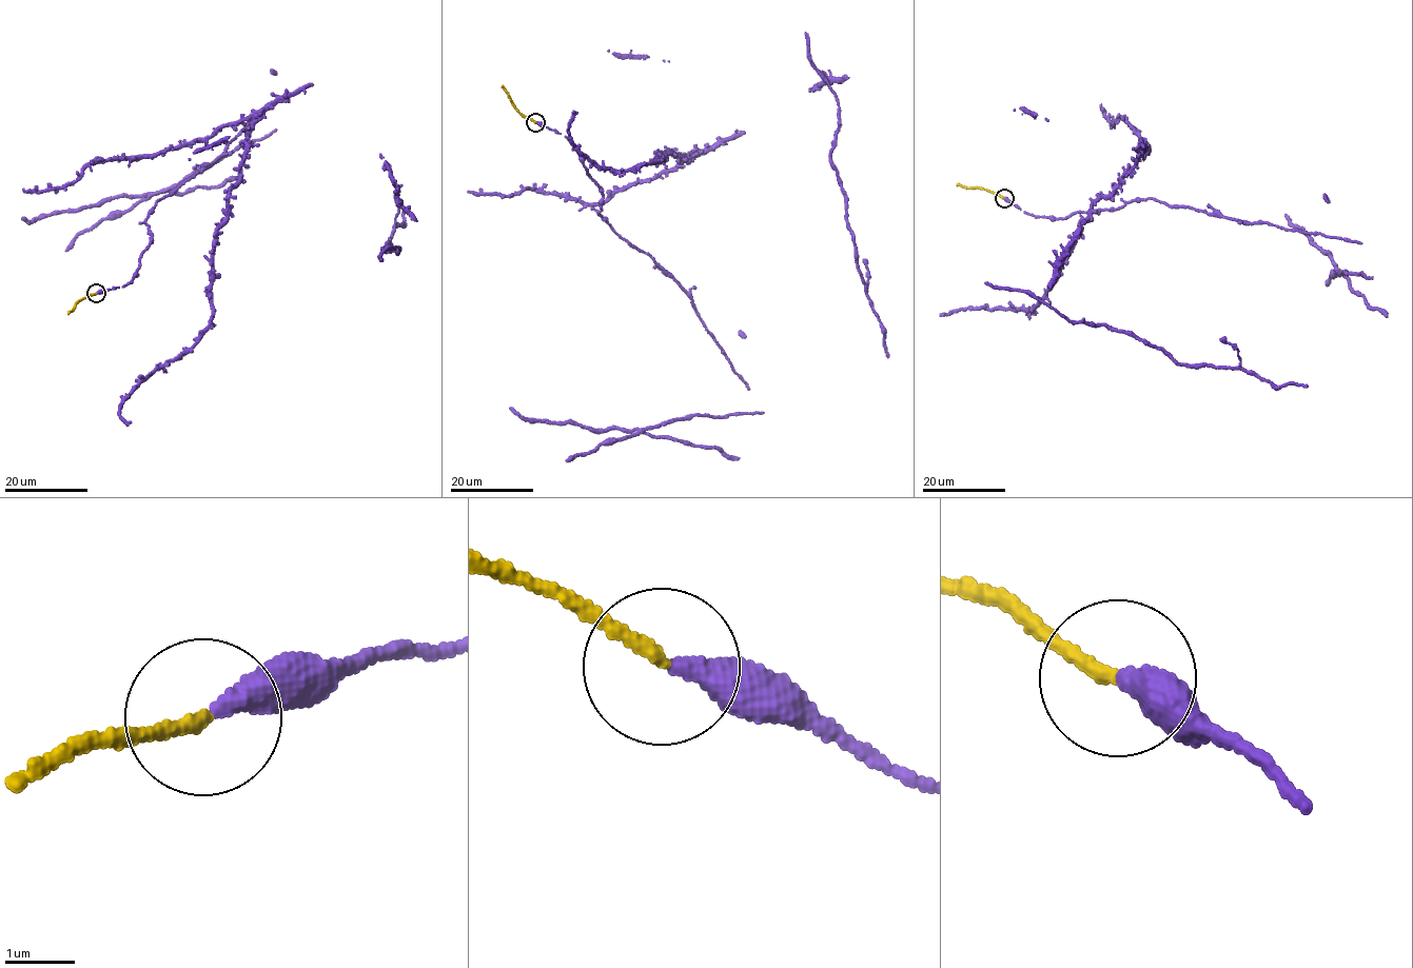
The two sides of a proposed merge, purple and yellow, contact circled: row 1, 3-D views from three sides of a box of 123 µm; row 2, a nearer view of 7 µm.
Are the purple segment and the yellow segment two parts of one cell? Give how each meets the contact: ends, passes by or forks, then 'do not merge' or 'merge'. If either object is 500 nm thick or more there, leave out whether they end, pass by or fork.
purple ends there; yellow ends there; merge

